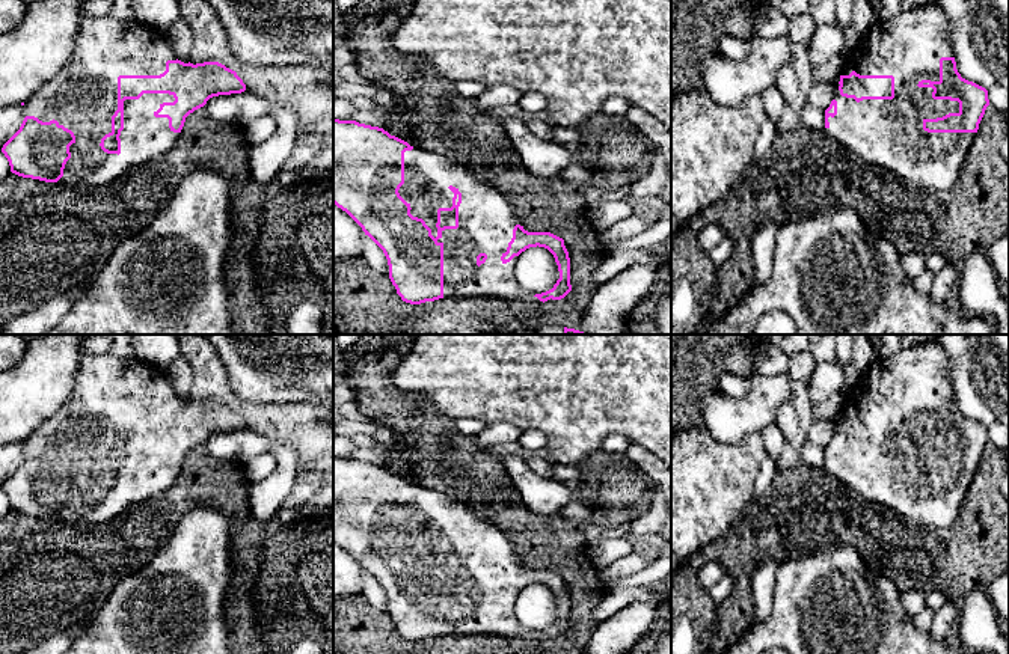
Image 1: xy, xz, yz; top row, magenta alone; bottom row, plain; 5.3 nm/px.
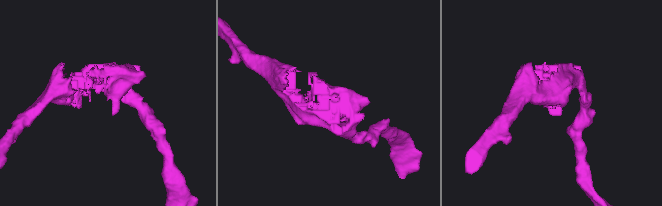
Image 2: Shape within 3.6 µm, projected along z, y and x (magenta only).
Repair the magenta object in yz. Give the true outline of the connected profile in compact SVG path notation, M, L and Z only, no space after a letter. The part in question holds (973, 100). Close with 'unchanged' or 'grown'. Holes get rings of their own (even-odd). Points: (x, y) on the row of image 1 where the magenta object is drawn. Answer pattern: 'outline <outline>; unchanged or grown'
outline M938 2L906 8L897 15L876 20L858 44L846 53L840 81L825 110L825 133L866 164L915 182L934 191L949 191L959 181L964 160L989 105L988 90L961 77L956 69L947 20Z; grown

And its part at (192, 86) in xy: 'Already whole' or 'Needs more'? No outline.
Needs more

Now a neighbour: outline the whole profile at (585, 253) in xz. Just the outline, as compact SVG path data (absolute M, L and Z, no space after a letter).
M591 231L579 240L564 240L570 258L572 291L561 300L520 301L492 297L439 298L421 304L401 300L391 279L365 261L333 264L333 332L336 335L452 335L460 327L472 327L484 335L513 335L520 329L535 332L541 327L575 329L584 322L591 295L597 291L593 273L606 255L597 234Z

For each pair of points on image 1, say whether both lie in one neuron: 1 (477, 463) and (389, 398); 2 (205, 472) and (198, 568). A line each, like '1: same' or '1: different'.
1: same
2: different

